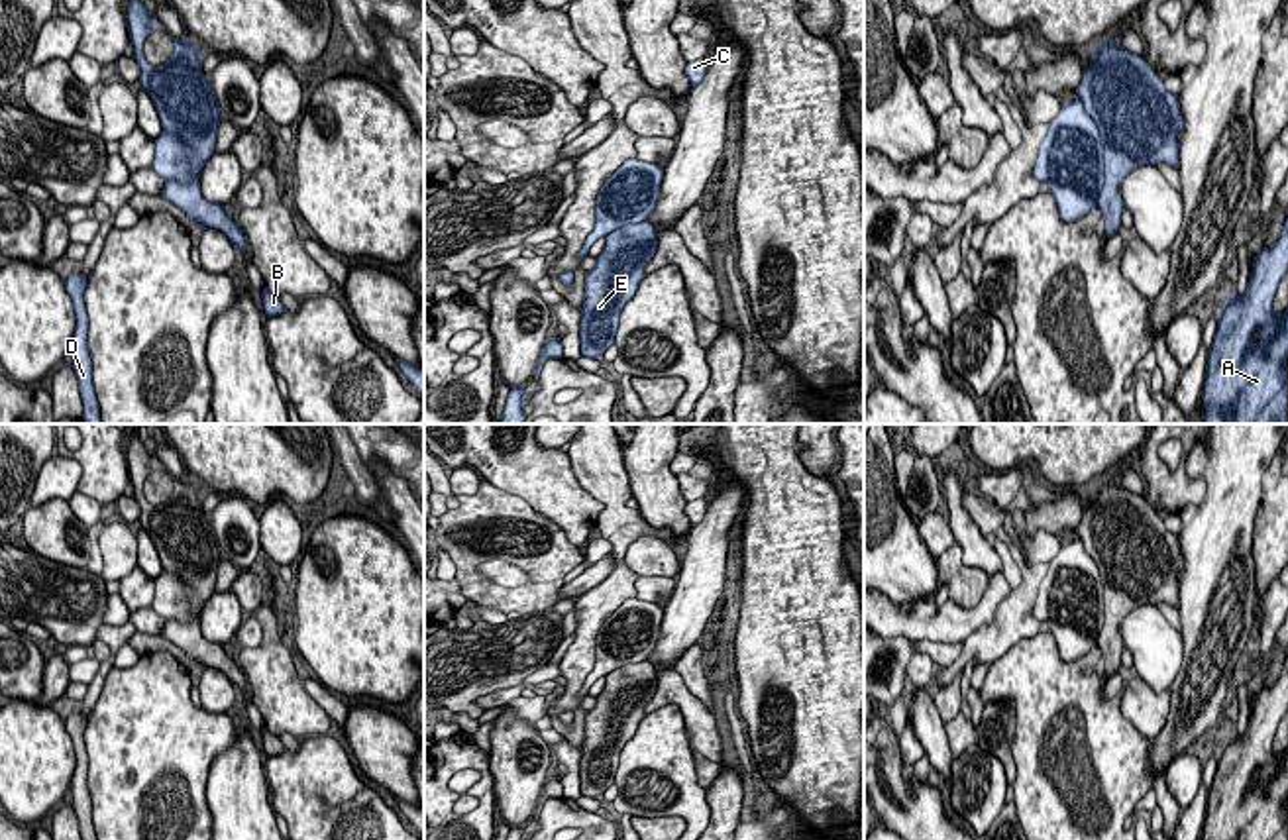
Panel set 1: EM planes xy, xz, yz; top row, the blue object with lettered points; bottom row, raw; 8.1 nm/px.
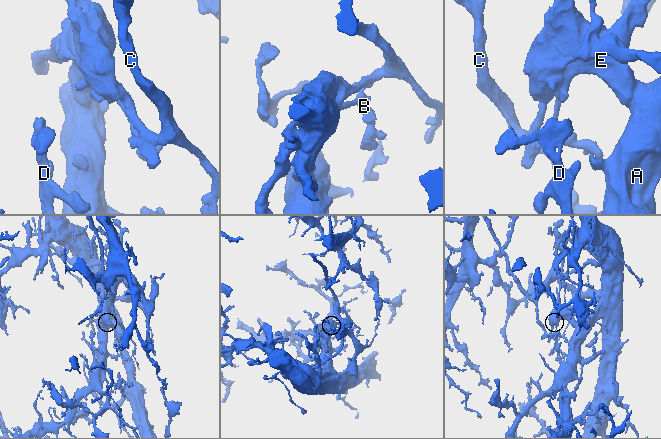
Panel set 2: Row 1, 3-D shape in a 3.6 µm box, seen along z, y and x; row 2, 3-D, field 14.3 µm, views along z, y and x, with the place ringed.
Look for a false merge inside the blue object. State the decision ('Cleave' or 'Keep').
Cleave

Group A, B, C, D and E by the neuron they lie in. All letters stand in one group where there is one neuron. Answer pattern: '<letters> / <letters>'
A B D E / C

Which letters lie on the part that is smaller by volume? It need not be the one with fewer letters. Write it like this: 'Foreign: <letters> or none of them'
Foreign: C

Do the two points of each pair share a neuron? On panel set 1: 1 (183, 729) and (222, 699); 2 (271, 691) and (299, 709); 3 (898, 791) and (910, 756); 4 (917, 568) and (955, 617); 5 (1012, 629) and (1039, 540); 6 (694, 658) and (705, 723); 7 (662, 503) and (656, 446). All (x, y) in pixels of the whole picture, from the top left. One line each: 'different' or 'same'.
1: different
2: same
3: different
4: different
5: different
6: different
7: same

